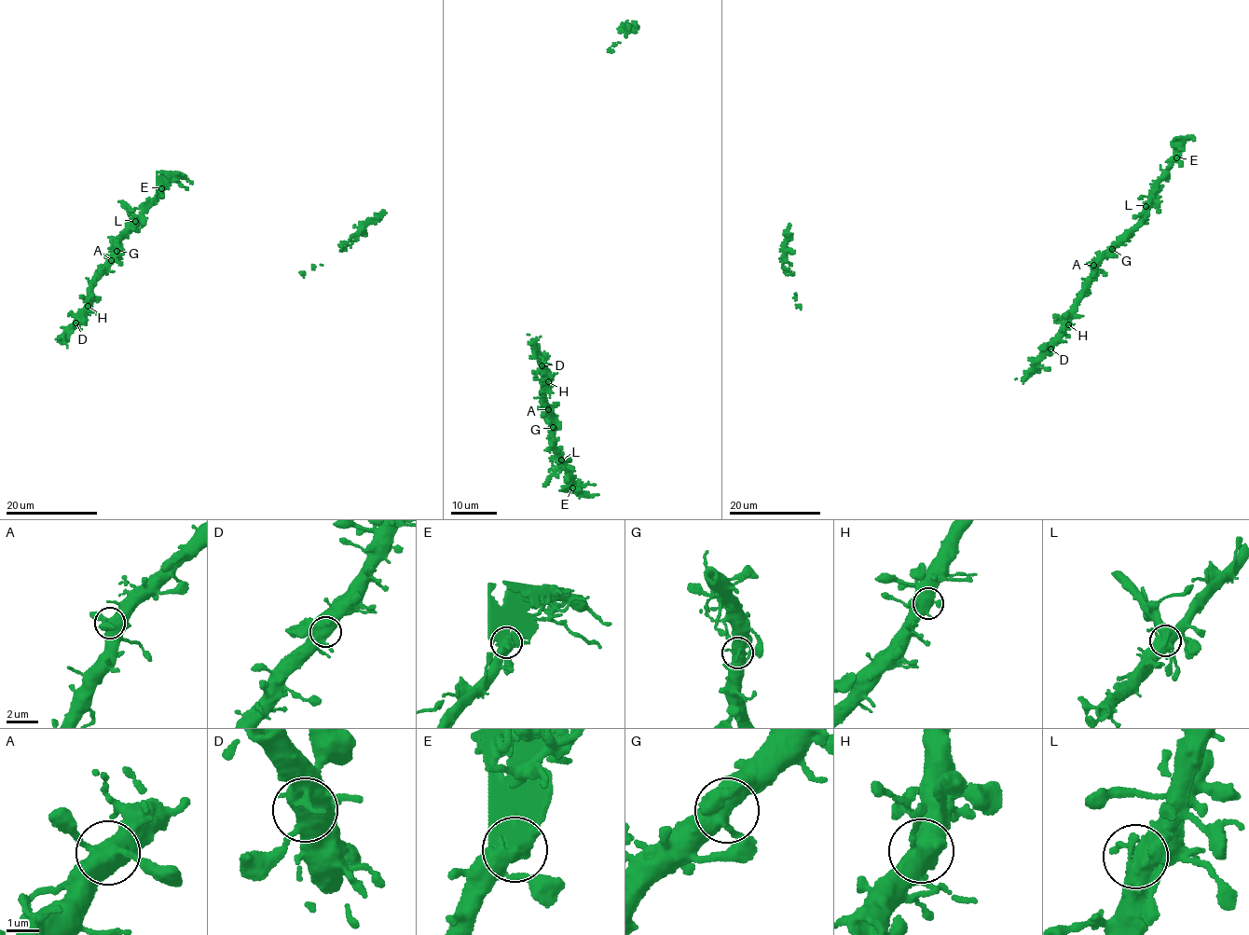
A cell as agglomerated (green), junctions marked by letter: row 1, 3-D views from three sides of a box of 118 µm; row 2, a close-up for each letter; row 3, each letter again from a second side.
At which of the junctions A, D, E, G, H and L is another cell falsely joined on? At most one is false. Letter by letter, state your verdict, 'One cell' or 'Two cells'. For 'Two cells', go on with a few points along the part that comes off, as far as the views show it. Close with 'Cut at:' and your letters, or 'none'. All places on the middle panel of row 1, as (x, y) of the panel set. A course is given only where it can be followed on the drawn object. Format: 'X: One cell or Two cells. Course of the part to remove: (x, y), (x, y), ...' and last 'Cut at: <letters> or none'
A: One cell
D: One cell
E: Two cells. Course of the part to remove: (572, 487), (578, 492), (591, 496), (597, 494)
G: One cell
H: One cell
L: One cell
Cut at: E

